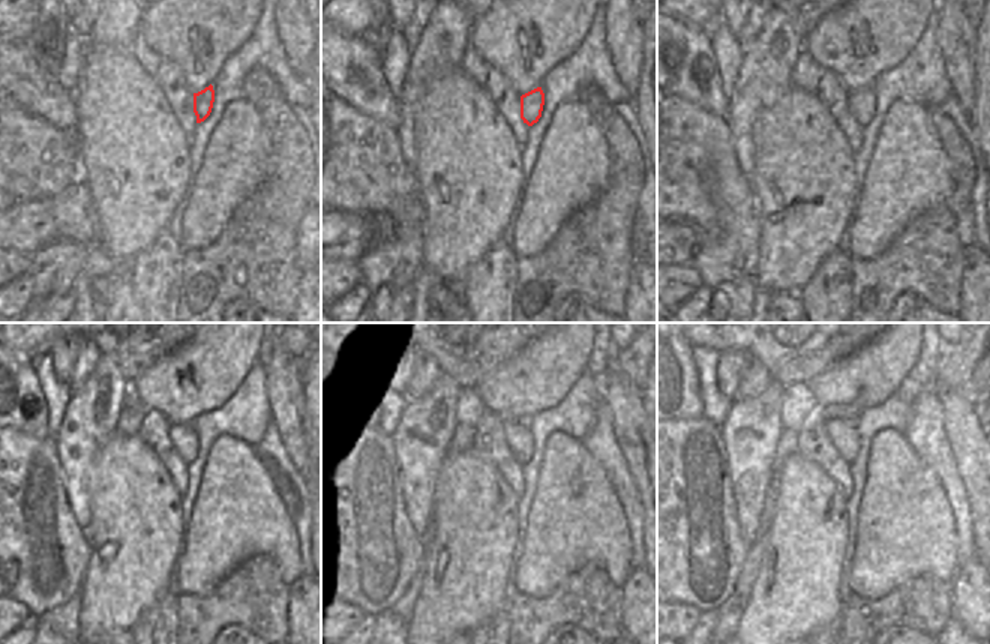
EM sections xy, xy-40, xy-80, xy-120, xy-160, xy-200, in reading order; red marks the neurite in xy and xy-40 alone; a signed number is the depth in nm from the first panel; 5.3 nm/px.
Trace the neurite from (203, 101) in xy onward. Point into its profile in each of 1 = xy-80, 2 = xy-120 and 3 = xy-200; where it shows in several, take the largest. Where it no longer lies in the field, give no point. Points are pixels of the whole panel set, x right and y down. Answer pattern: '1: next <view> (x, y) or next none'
1: next xy-80 (863, 104)
2: next xy-120 (183, 437)
3: next xy-200 (843, 436)

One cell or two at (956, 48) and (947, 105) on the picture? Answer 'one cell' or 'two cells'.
two cells

